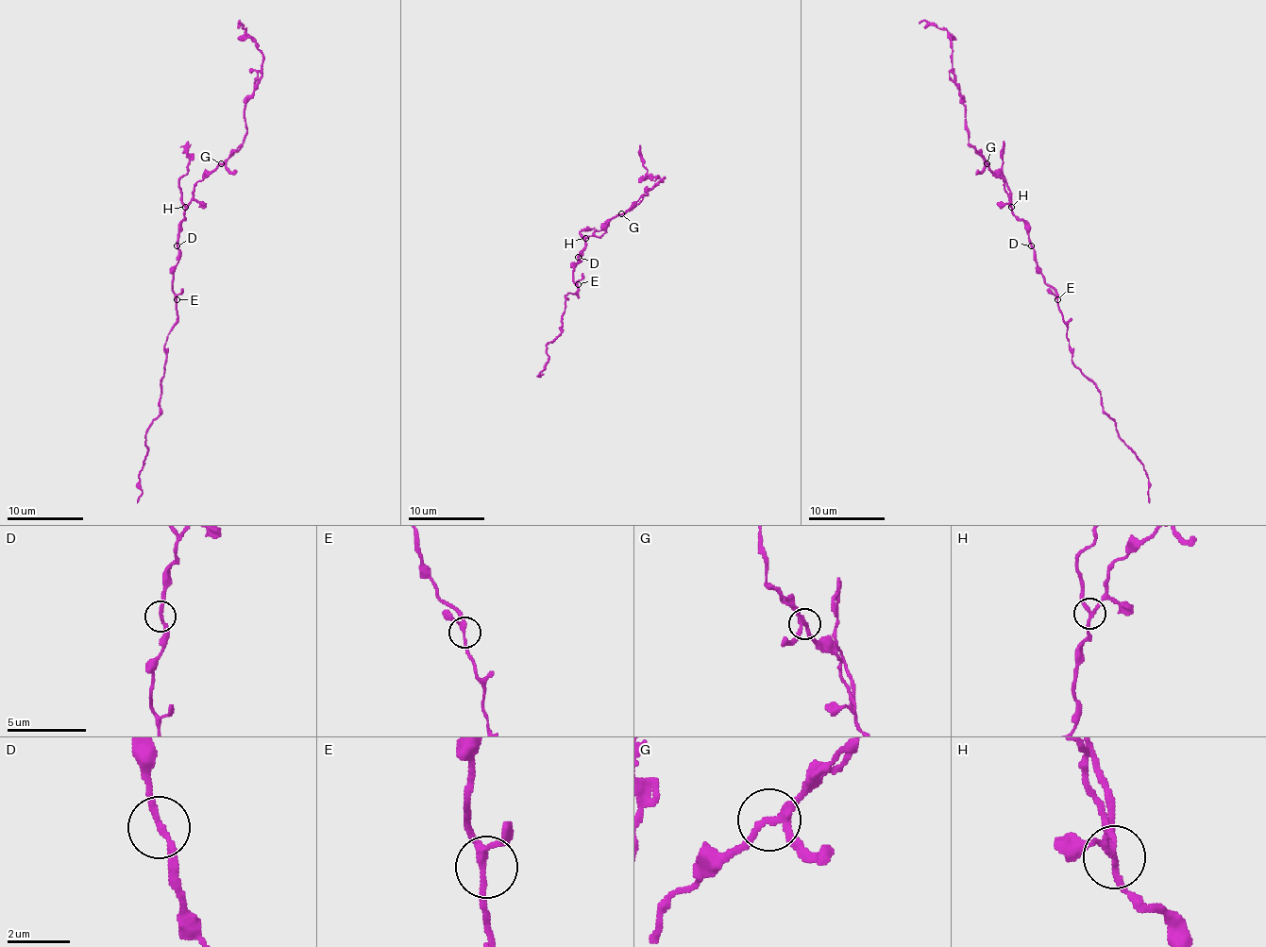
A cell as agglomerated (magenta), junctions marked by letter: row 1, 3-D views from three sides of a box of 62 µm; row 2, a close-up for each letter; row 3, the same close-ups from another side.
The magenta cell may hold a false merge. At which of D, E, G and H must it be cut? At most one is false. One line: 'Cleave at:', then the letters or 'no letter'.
Cleave at: H

